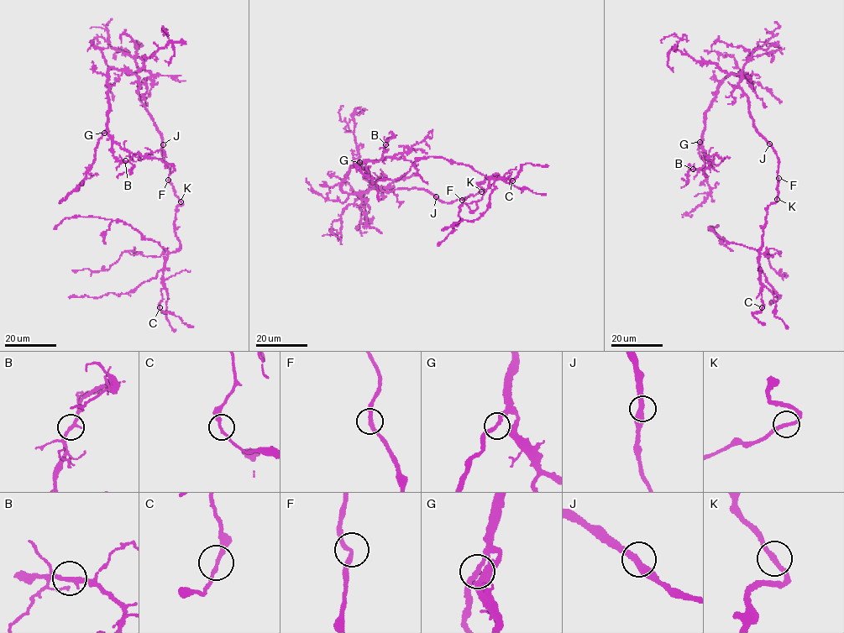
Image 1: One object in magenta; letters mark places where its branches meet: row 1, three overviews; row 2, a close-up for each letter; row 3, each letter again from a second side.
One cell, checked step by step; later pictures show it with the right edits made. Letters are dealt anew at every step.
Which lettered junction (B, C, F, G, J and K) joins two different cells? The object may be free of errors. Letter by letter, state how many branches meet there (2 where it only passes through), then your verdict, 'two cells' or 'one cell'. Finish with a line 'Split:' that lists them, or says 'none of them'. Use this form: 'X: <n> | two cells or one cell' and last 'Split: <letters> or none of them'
B: 2 | one cell
C: 2 | one cell
F: 2 | one cell
G: 2 | one cell
J: 2 | one cell
K: 2 | one cell
Split: none of them

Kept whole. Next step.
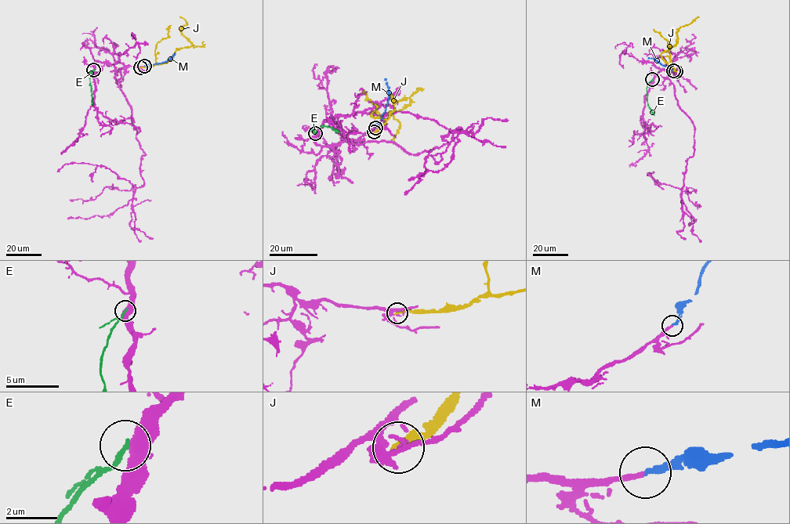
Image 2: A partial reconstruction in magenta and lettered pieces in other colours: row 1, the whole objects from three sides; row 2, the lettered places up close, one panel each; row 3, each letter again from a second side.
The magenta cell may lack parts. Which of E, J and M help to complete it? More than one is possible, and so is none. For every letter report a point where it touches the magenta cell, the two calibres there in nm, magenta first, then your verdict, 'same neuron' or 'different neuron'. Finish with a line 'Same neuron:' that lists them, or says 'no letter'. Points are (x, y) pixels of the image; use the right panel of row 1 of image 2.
E: (652, 79) | 480/190 nm | different neuron
J: (675, 71) | 110/320 nm | different neuron
M: (673, 70) | 190/240 nm | same neuron
Same neuron: M

